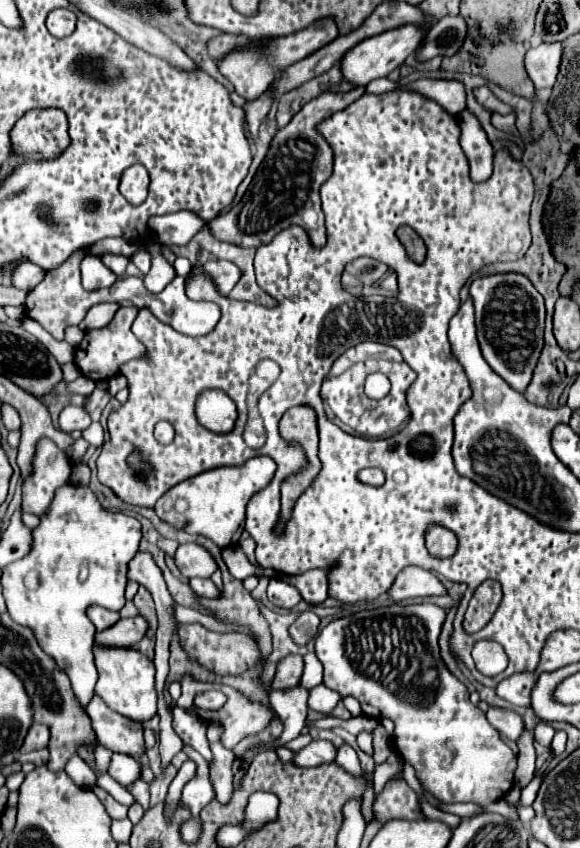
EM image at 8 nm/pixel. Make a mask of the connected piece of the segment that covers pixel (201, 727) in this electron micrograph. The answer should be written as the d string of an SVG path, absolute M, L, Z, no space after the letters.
M178 706L172 708L172 716L172 728L182 738L182 742L192 746L208 764L212 764L212 752L206 740L206 722L202 722L192 710L182 710Z

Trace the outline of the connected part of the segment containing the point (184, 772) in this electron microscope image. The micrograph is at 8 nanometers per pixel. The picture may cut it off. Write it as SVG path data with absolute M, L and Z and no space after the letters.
M186 760L186 762L180 766L180 770L178 770L176 778L172 780L170 790L168 790L168 798L166 798L166 816L170 816L170 814L174 812L174 802L178 802L180 792L182 792L186 783L196 775L196 768L197 765L192 760Z

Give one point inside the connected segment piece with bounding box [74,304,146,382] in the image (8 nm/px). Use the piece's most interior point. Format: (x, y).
(98, 356)

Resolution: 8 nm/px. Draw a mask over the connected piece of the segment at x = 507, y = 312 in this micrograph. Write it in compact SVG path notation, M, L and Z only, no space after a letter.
M518 272L480 276L470 286L470 296L476 306L478 342L484 360L500 374L514 390L522 392L544 346L544 298L532 286L530 278Z

